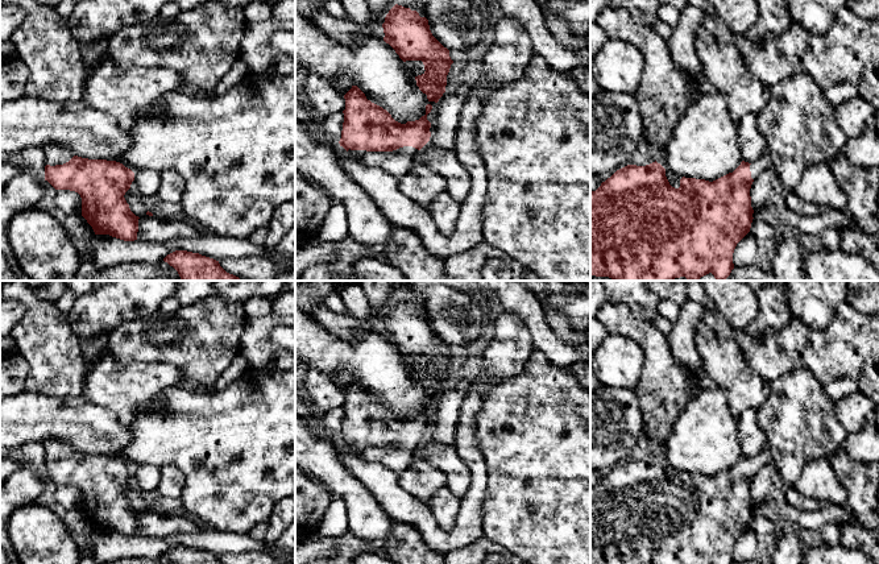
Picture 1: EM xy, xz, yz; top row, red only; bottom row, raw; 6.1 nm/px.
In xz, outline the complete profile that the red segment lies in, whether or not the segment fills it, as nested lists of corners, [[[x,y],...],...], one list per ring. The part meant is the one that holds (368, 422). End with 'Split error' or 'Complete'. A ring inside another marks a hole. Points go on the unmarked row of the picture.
[[[352,381],[344,394],[339,439],[353,452],[360,453],[368,447],[395,447],[415,452],[430,436],[431,418],[427,410],[432,405],[431,399],[426,401],[426,410],[419,415],[401,419],[386,405],[368,395],[357,381]]]. Split error

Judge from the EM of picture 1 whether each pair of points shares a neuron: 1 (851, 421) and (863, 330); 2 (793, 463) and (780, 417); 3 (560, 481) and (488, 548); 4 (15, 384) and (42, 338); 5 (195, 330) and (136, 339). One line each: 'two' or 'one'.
1: two
2: one
3: two
4: two
5: one

